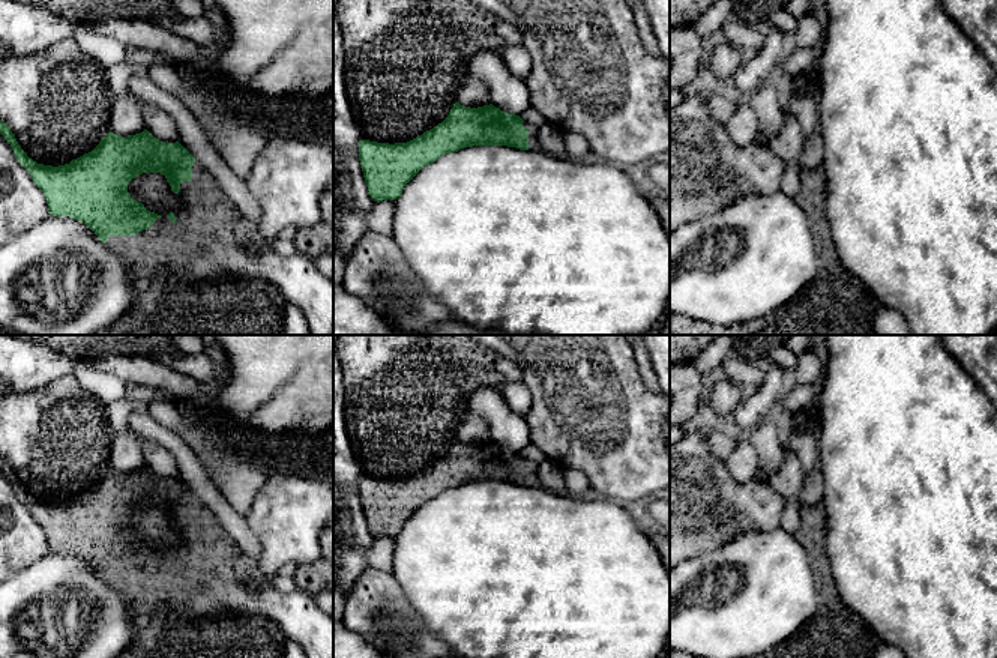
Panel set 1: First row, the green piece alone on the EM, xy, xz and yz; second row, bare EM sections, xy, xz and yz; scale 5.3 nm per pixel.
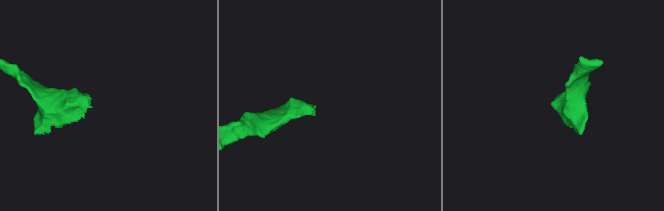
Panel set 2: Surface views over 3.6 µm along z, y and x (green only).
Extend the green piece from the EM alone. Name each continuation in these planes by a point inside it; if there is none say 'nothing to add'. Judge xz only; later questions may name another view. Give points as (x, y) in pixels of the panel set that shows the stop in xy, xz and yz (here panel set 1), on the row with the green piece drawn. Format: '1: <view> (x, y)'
1: xz (533, 144)

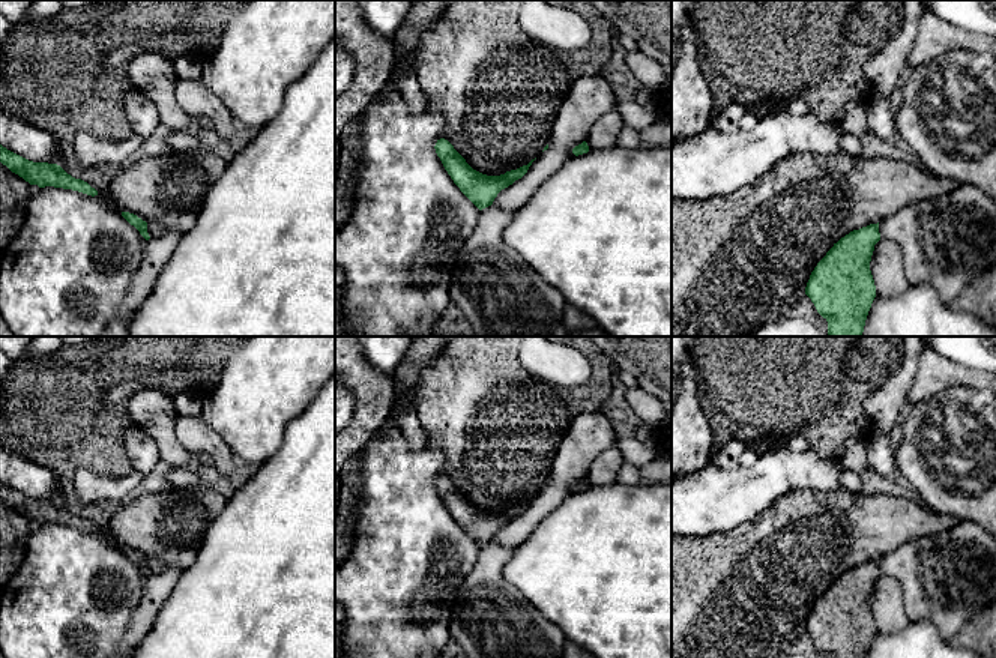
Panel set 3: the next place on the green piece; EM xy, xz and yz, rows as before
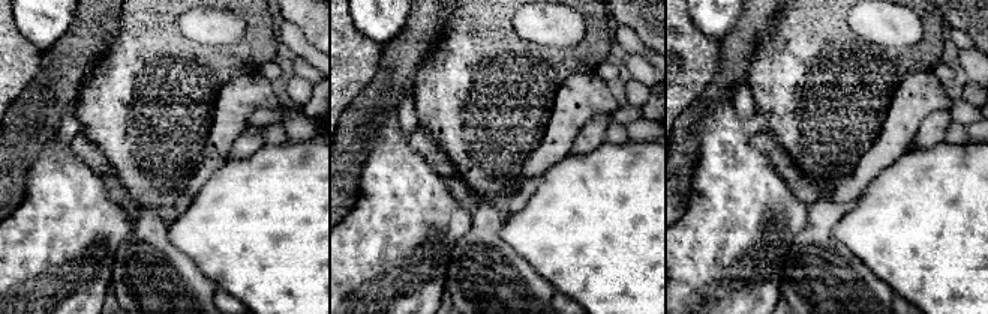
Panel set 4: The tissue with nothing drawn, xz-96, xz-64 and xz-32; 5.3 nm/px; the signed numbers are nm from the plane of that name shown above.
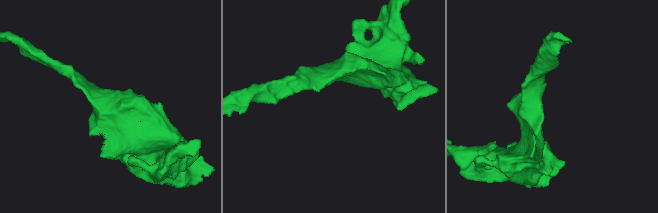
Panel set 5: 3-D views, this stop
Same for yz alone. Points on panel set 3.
nothing to add

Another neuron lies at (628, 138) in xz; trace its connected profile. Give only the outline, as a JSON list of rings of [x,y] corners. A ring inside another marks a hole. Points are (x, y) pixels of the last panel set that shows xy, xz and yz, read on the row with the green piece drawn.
[[[623,126],[616,140],[620,149],[641,149],[643,143],[635,129]]]

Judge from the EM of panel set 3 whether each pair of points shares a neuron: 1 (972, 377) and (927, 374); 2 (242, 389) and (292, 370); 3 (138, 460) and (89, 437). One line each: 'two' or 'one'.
1: one
2: one
3: two

